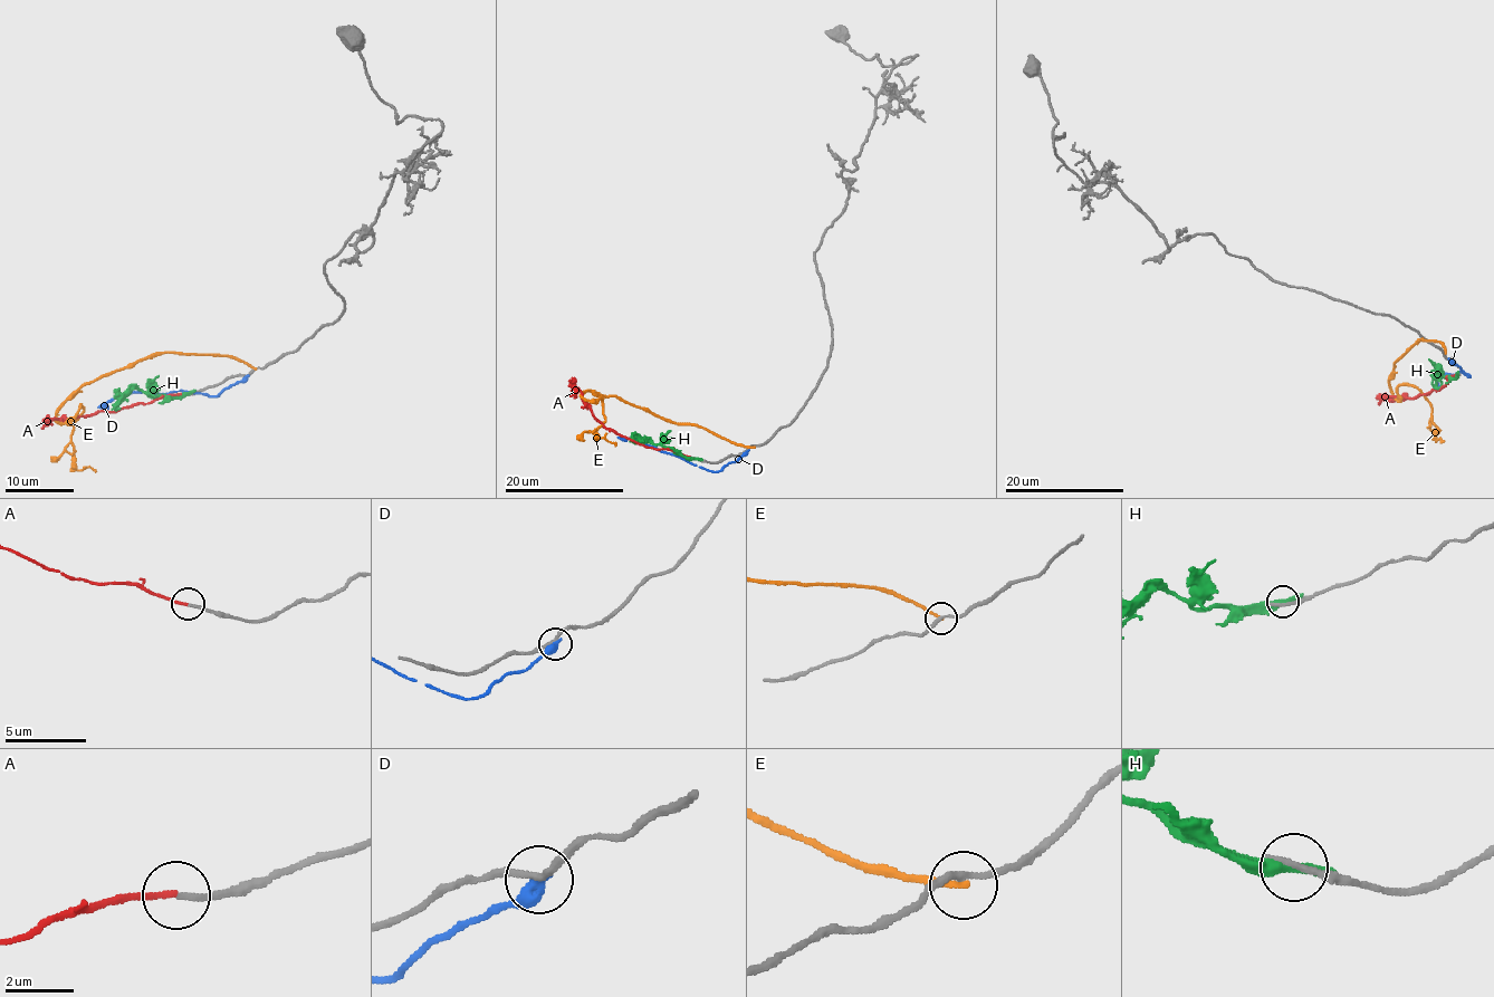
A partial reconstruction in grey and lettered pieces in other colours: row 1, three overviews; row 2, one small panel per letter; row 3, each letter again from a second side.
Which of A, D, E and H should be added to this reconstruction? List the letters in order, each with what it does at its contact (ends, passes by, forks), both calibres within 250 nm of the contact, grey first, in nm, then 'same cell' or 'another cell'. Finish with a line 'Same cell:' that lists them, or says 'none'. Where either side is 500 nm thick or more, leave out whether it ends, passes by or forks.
A: it ends | 180/170 nm | same cell
D: it ends | 180/460 nm | another cell
E: it ends | 200/190 nm | another cell
H: it passes by | 260/320 nm | another cell
Same cell: A

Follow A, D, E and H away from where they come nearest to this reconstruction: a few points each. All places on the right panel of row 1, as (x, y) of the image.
A: (1454, 375), (1443, 387), (1413, 398), (1386, 396), (1378, 405)
D: (1449, 360), (1471, 375), (1444, 374), (1435, 385)
E: (1445, 353), (1439, 342), (1421, 338), (1395, 363), (1389, 383), (1399, 399), (1400, 384), (1416, 385), (1444, 442)
H: (1457, 374), (1445, 376), (1440, 370), (1435, 389)

